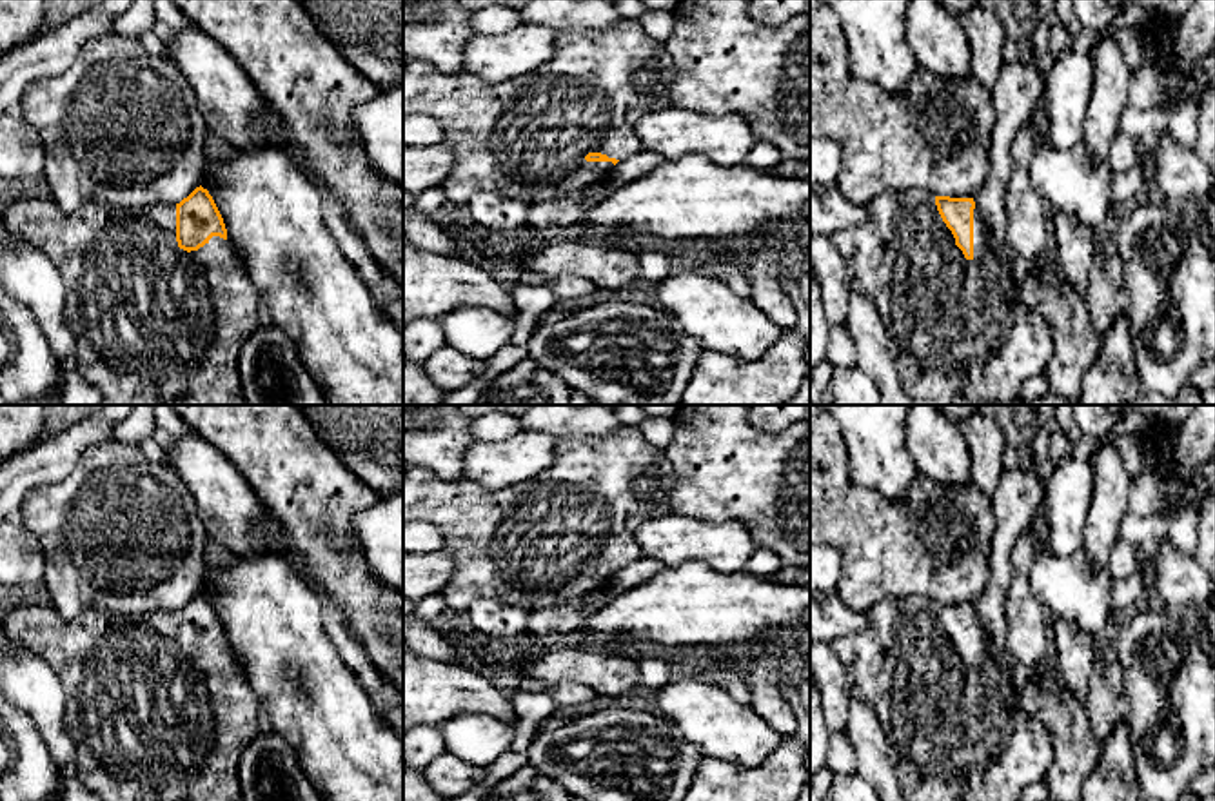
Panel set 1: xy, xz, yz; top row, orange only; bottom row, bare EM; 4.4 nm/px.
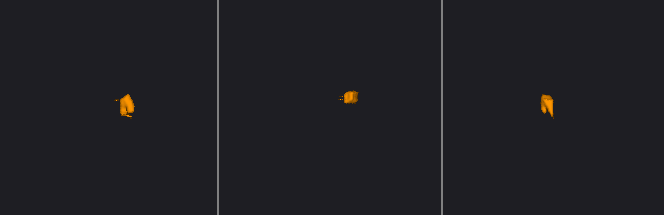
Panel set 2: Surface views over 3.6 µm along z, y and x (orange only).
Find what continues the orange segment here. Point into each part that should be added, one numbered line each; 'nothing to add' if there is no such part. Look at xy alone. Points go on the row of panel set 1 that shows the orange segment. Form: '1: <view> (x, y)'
1: xy (155, 326)

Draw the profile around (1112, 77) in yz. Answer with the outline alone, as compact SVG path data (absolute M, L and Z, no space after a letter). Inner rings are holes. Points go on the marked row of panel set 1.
M1102 38L1092 51L1093 91L1084 116L1084 138L1092 158L1110 160L1111 140L1128 107L1131 69L1115 38Z

